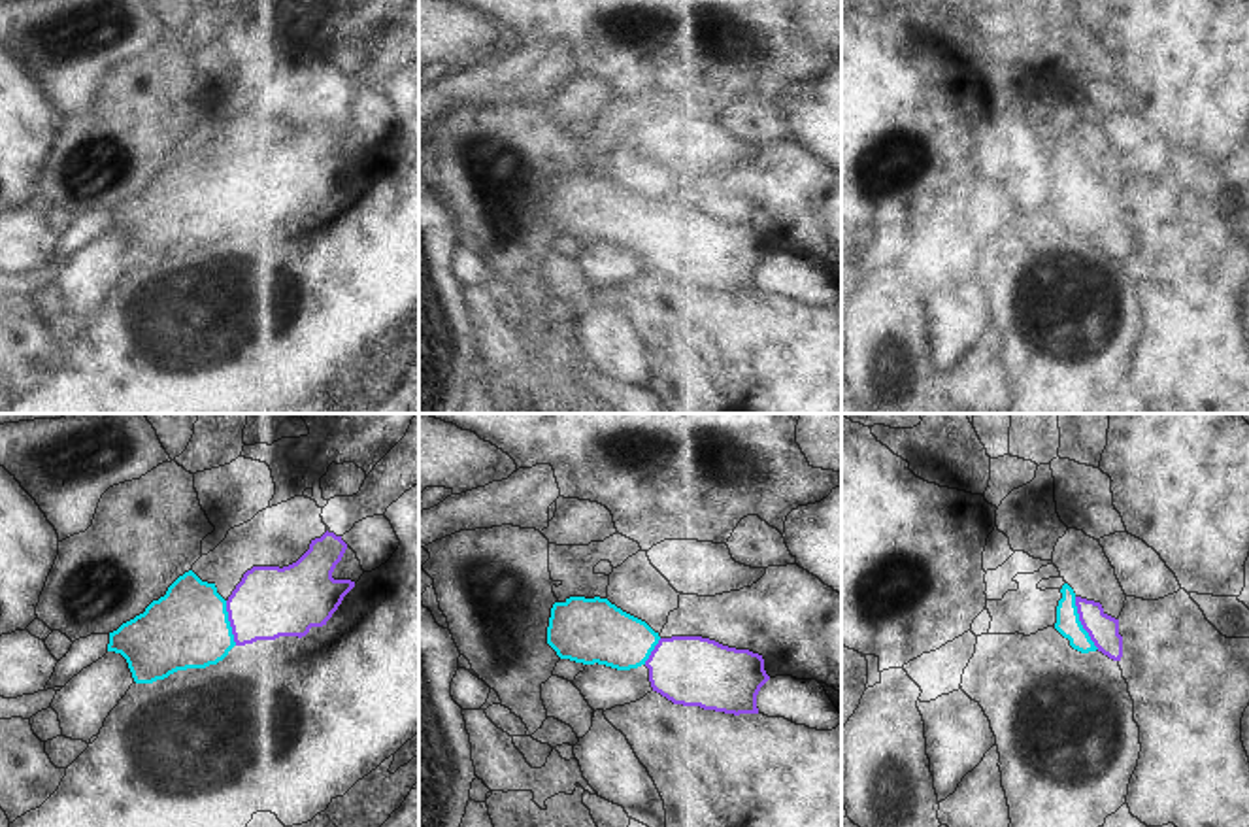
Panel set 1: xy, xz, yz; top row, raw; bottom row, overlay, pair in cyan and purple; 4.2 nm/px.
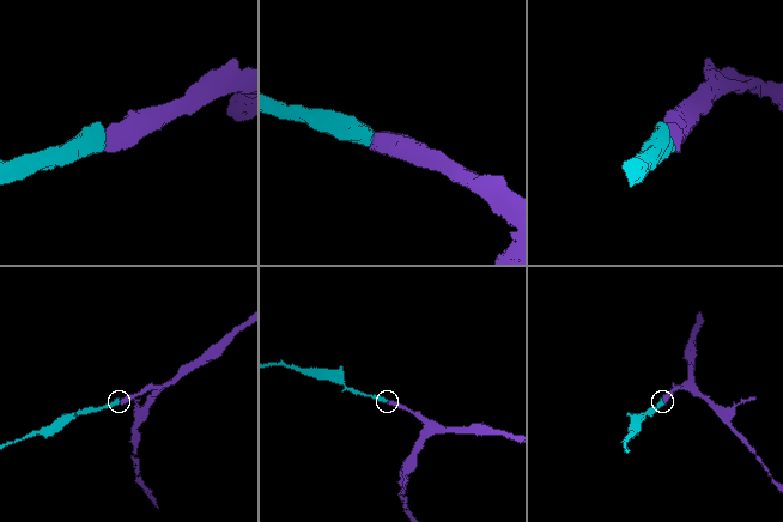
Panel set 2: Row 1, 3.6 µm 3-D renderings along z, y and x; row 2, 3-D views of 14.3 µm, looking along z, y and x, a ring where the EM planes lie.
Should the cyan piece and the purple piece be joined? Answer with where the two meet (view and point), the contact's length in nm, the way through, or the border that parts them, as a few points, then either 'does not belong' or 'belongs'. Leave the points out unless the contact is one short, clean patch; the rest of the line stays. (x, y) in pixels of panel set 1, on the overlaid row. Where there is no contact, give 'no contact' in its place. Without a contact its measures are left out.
meets cyan in yz at (1080, 624); contact 240 nm long; runs through yz (1068, 625), (1080, 624), (1089, 629), (1102, 629); belongs

